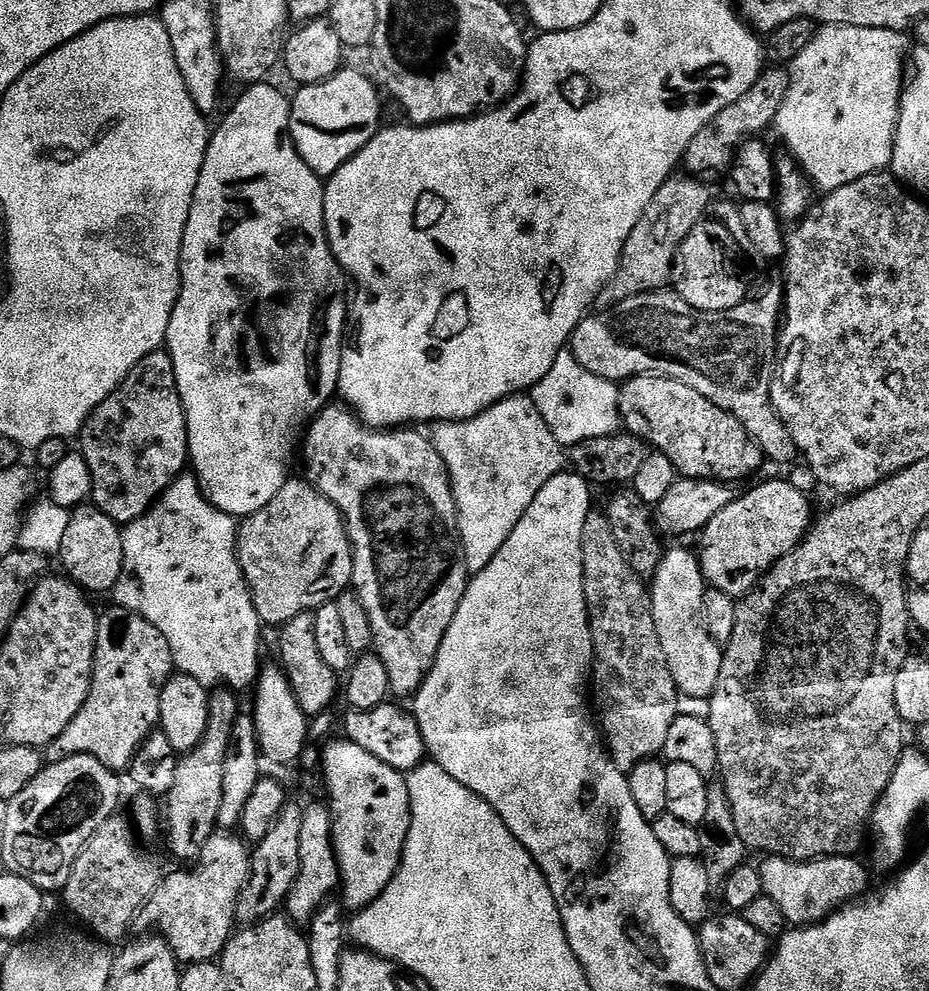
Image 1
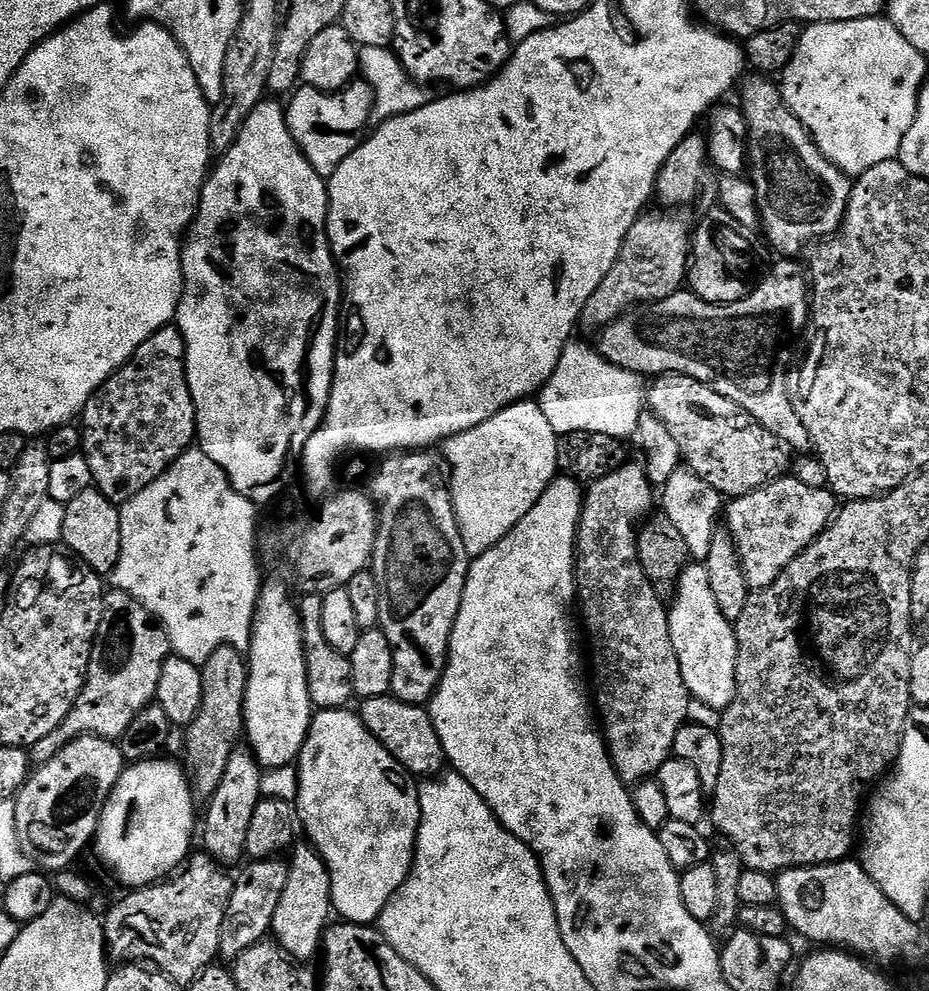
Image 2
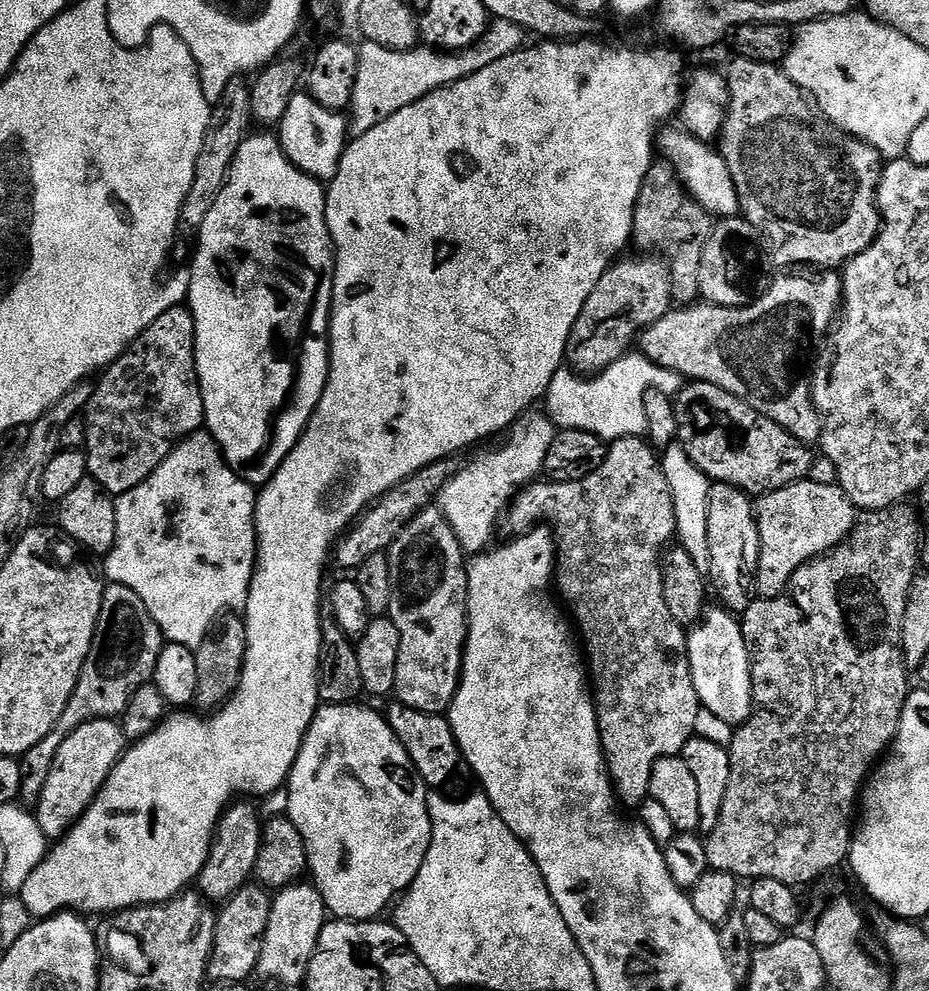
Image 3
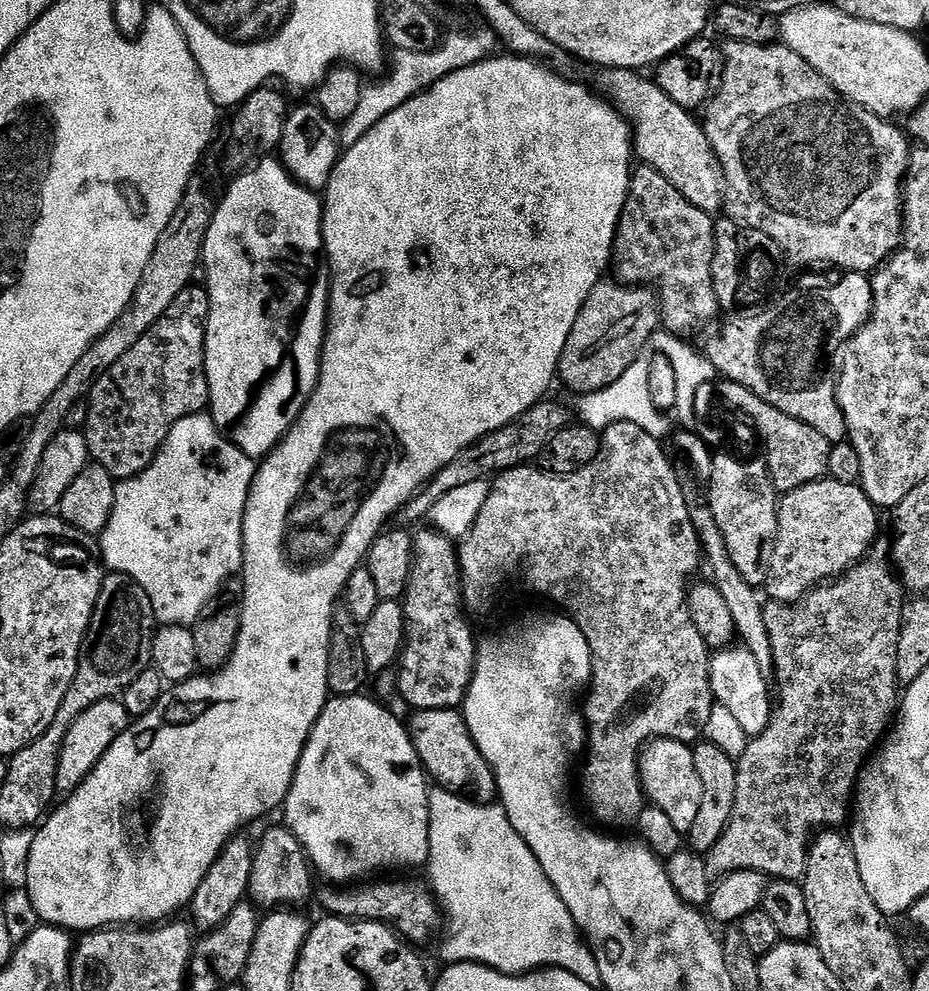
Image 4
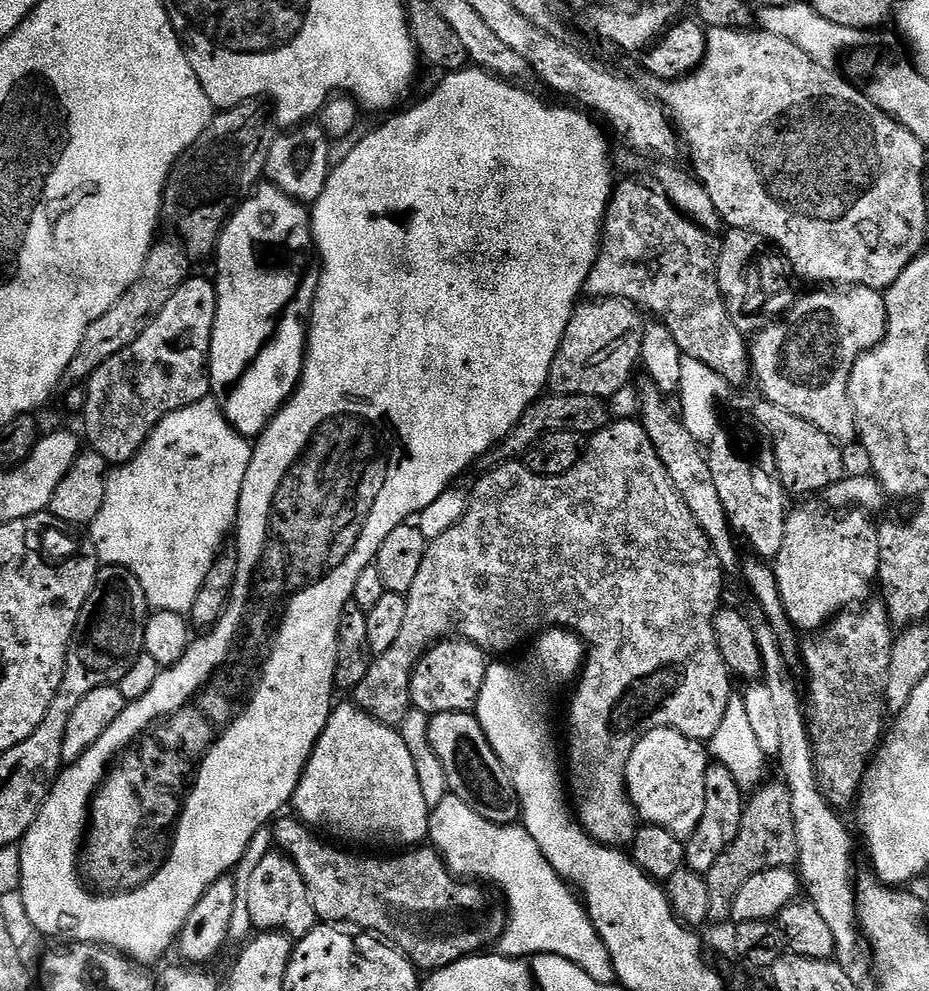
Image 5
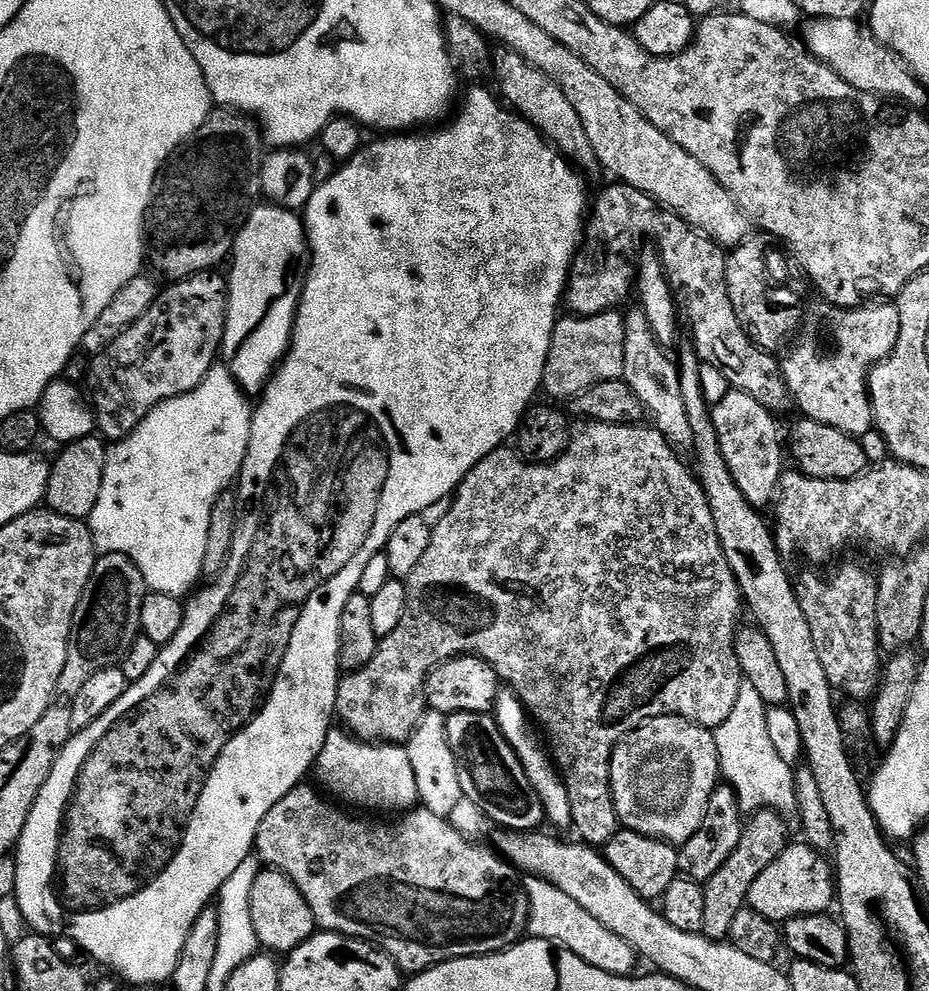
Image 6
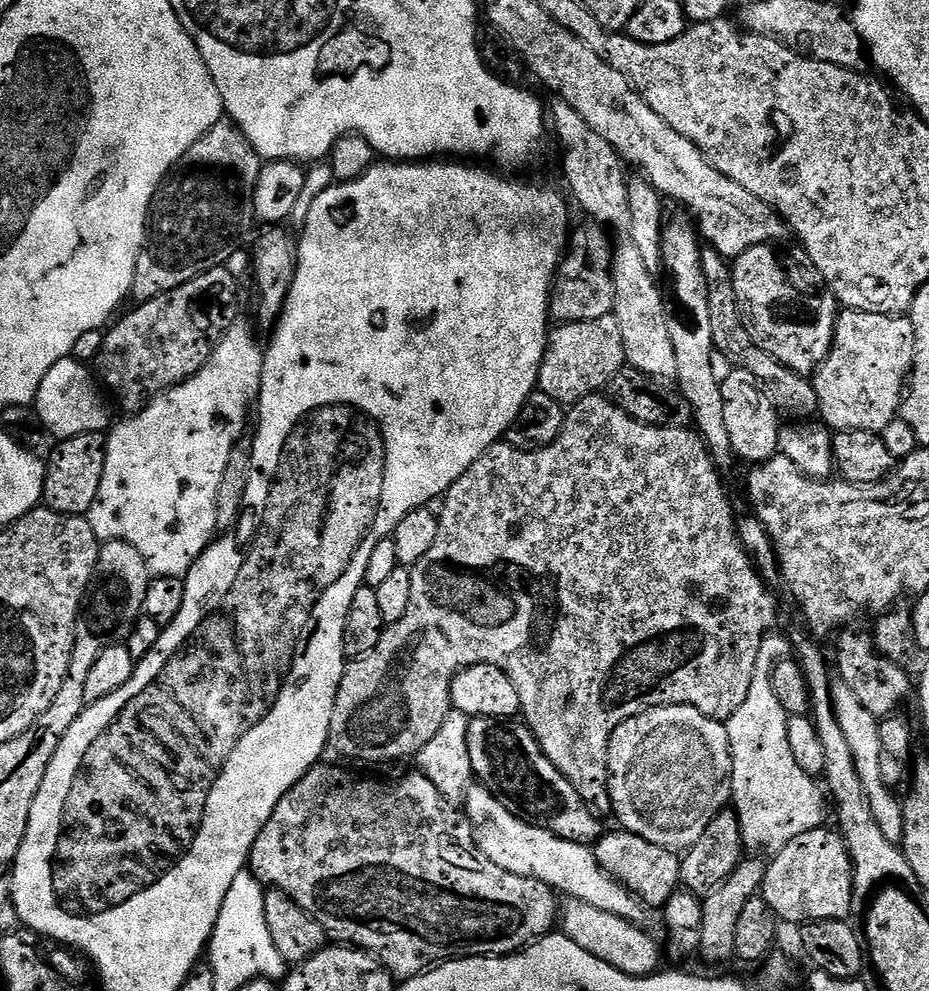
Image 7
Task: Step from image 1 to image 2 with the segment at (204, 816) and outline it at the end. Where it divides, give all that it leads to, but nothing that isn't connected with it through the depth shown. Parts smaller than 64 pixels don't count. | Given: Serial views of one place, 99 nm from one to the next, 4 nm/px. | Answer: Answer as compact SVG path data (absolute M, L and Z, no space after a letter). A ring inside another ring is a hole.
M229 644L222 646L200 668L202 674L202 706L187 725L188 760L186 771L197 797L210 798L226 774L232 749L244 732L244 699L248 689L248 662L245 653Z

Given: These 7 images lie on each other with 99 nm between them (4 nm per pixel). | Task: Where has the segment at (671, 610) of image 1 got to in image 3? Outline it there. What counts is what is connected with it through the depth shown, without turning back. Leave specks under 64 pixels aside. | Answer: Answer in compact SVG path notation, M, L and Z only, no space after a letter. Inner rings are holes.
M709 609L688 635L691 677L701 707L731 725L740 727L752 716L753 678L743 625L727 609Z

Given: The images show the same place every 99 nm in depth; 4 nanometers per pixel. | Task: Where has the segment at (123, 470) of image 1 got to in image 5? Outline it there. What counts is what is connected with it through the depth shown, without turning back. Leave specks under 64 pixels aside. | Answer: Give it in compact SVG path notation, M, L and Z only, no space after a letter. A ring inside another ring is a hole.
M189 275L187 280L174 290L170 302L158 310L158 314L126 346L126 350L118 350L114 358L102 362L98 370L86 382L88 393L86 394L86 406L82 413L84 420L83 439L87 447L93 452L102 454L109 465L119 466L136 456L136 451L150 438L150 434L170 414L182 410L199 400L209 399L212 391L212 378L208 375L208 355L212 345L214 334L214 322L218 310L218 298L216 297L216 285L211 279L204 276Z

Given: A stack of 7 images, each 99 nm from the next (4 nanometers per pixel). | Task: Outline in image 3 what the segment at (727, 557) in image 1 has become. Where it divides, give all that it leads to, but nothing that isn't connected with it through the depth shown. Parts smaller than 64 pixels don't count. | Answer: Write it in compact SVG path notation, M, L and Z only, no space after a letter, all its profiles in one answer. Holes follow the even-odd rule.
M809 478L759 497L756 515L760 521L760 565L756 591L761 597L781 595L803 564L826 555L856 529L856 505L839 483L831 483L819 484L815 478Z

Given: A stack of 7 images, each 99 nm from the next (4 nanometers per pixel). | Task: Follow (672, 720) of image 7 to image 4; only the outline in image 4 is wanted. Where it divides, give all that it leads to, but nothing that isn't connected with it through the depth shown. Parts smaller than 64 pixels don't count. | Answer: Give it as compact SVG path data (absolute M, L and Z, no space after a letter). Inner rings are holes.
M657 738L641 751L639 765L640 785L651 807L663 810L670 822L674 822L682 834L687 834L702 806L702 778L698 778L698 770L694 770L692 748L681 740Z

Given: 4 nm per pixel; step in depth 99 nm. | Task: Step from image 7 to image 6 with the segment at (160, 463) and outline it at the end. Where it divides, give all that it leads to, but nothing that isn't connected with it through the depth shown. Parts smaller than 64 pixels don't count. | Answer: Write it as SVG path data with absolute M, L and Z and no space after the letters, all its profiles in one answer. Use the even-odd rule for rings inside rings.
M213 366L206 374L206 378L202 378L202 382L198 387L186 394L175 396L158 406L154 406L154 410L150 410L150 414L146 418L142 418L140 425L130 435L115 441L108 448L106 470L102 474L102 491L98 493L98 502L94 506L94 510L88 515L86 523L88 529L92 531L92 541L97 553L122 554L126 558L130 558L134 562L134 566L138 566L145 585L152 592L161 592L167 596L184 598L201 583L199 580L202 580L204 576L206 540L210 538L210 516L218 502L218 498L223 492L229 491L233 487L234 481L239 477L244 465L244 459L248 453L248 447L250 446L250 430L252 429L254 408L251 403L248 405L247 399L249 400L249 397L244 389L241 388L240 383L232 377L227 366Z

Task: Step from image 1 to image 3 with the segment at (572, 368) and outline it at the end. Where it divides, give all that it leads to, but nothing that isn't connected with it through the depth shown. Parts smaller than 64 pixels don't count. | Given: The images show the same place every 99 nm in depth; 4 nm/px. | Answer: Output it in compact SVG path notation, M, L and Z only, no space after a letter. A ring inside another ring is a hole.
M629 354L614 362L605 372L597 372L585 378L571 367L562 366L554 374L546 397L546 415L557 429L577 428L590 434L598 434L609 442L627 436L643 437L648 430L644 399L651 388L662 388L672 394L681 387L678 372L658 367L643 354Z

